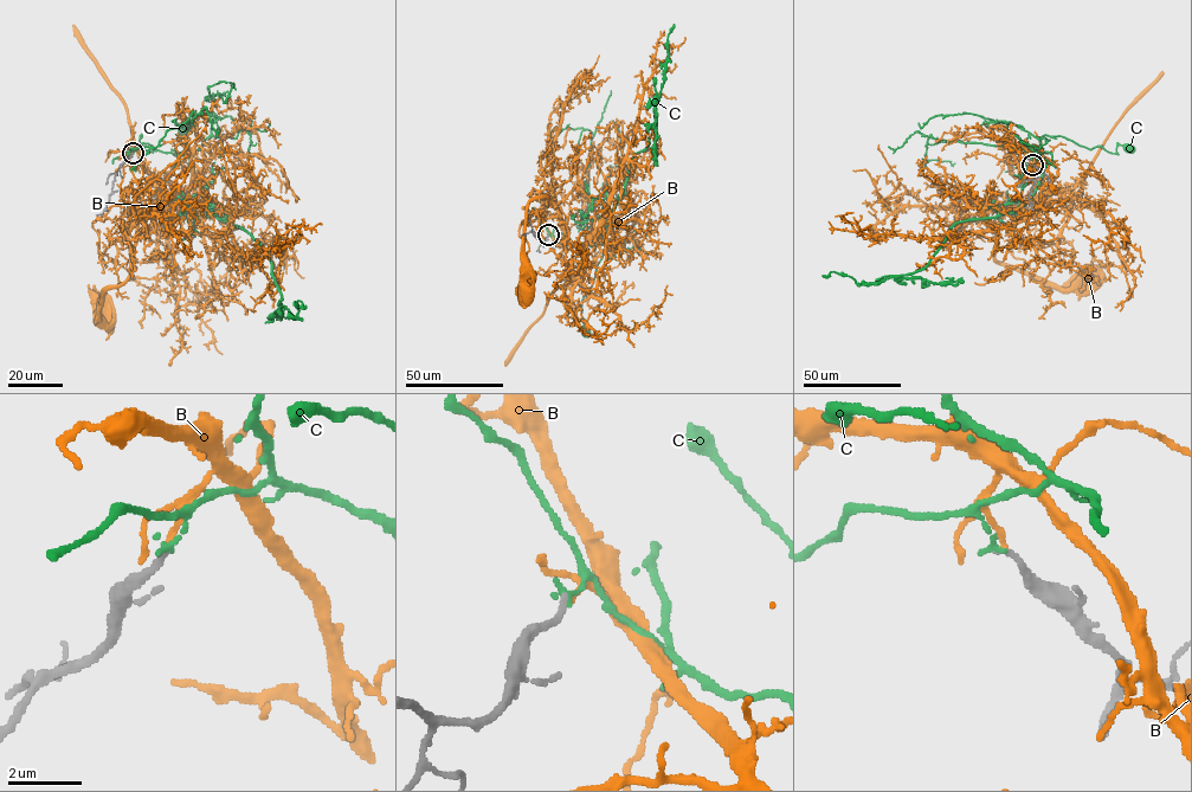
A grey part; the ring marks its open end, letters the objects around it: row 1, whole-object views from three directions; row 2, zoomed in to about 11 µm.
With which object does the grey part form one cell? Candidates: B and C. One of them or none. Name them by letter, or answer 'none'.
none

